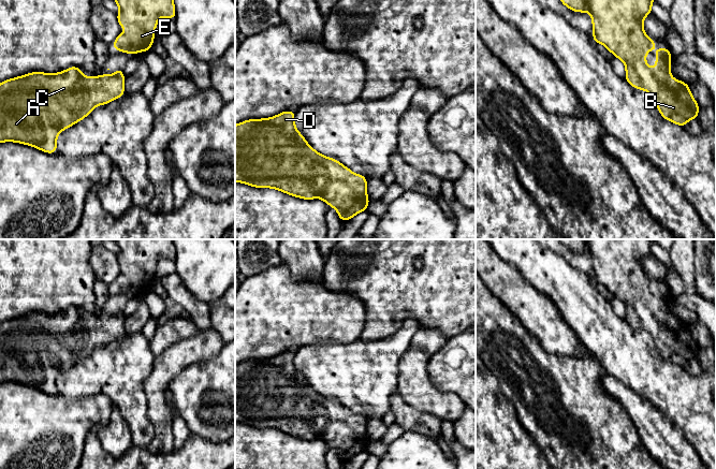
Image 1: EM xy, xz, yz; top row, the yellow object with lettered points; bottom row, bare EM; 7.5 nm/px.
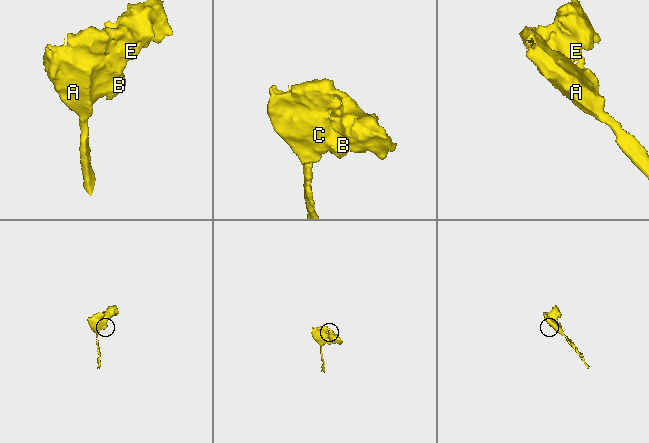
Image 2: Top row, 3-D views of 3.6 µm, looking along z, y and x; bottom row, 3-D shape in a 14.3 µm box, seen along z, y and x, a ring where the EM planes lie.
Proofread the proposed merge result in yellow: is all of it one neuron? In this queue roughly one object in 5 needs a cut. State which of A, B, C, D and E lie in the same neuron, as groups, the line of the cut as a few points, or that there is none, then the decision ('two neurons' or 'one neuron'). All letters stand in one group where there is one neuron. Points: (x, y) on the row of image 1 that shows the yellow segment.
A B C D E; no cut; one neuron

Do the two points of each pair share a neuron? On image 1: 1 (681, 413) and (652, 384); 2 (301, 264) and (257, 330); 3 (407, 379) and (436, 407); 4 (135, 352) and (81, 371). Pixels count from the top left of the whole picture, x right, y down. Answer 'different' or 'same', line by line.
1: same
2: different
3: same
4: same

